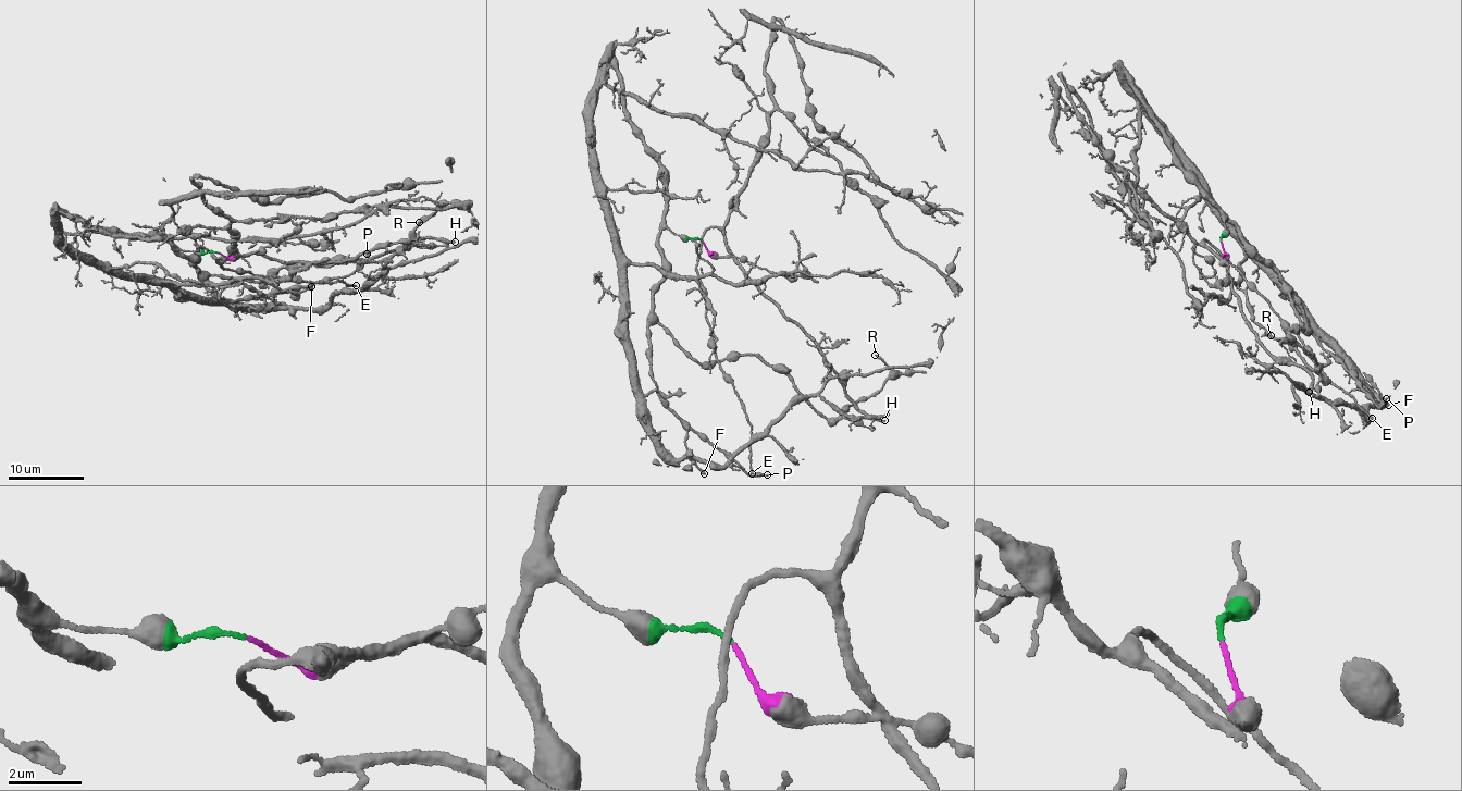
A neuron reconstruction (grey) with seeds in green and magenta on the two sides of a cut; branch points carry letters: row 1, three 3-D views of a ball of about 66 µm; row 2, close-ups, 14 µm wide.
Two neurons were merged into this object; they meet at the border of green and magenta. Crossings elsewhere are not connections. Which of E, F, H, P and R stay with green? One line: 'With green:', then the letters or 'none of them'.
With green: F, P, R

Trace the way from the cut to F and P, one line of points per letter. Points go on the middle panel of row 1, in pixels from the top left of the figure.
F: (702, 239), (664, 229), (659, 235), (663, 271), (645, 332), (657, 393), (683, 427), (689, 455), (704, 473)
P: (702, 239), (664, 229), (659, 235), (663, 271), (645, 332), (649, 369), (659, 396), (747, 473), (766, 476)

